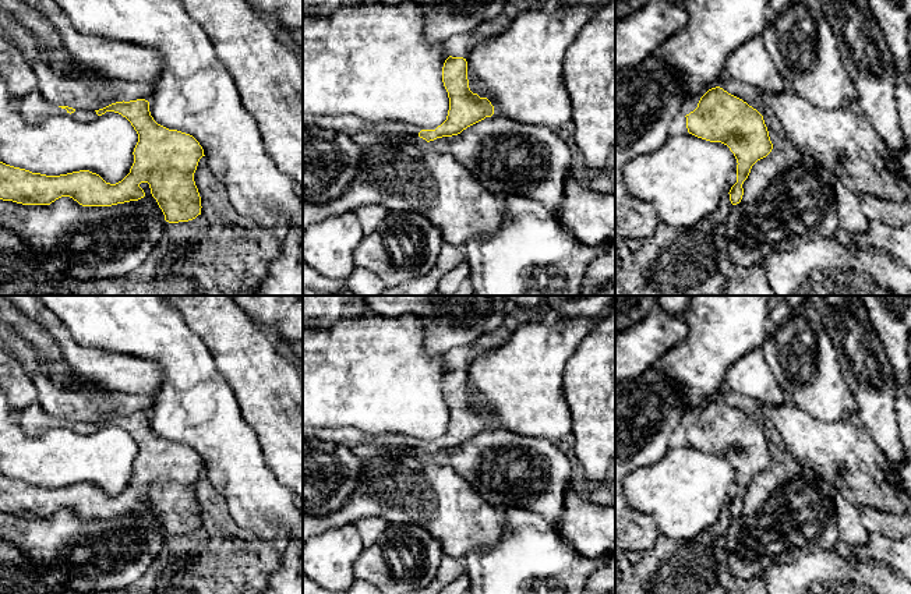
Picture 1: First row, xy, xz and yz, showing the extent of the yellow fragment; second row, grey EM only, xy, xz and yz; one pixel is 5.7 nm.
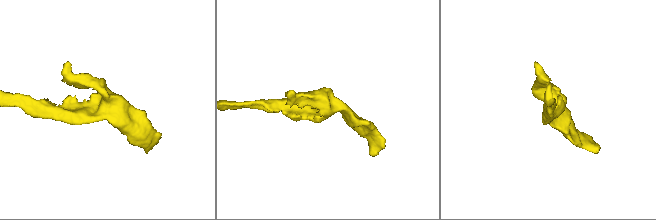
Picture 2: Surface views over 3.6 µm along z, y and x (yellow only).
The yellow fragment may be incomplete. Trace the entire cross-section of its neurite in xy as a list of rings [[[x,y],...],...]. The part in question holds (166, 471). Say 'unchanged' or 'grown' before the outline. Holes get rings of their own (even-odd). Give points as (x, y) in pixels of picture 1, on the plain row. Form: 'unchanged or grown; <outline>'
unchanged; [[[145,411],[116,414],[95,424],[121,427],[138,446],[134,475],[121,494],[106,495],[89,482],[46,488],[0,474],[0,512],[50,517],[70,509],[82,519],[112,519],[144,510],[140,496],[148,495],[166,534],[188,534],[201,527],[194,485],[205,467],[193,448],[158,436]]]

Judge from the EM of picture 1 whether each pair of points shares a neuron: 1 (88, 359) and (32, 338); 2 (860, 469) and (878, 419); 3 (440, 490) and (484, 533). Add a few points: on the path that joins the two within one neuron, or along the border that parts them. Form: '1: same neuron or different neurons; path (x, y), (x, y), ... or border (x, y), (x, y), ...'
1: different neurons; border (38, 322), (59, 347), (62, 359), (78, 374)
2: different neurons; border (862, 428), (890, 462)
3: same neuron; path (451, 501), (473, 523)

